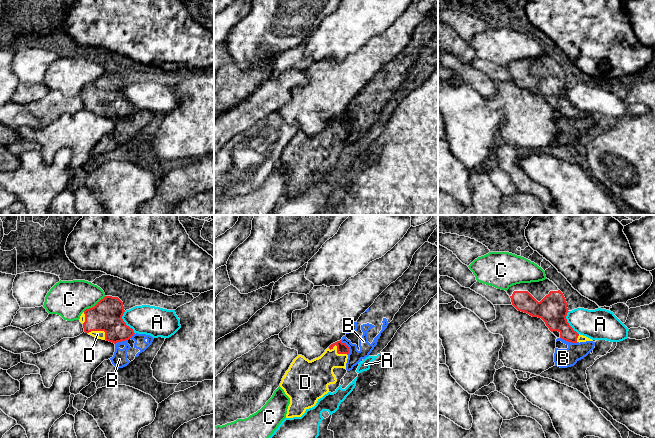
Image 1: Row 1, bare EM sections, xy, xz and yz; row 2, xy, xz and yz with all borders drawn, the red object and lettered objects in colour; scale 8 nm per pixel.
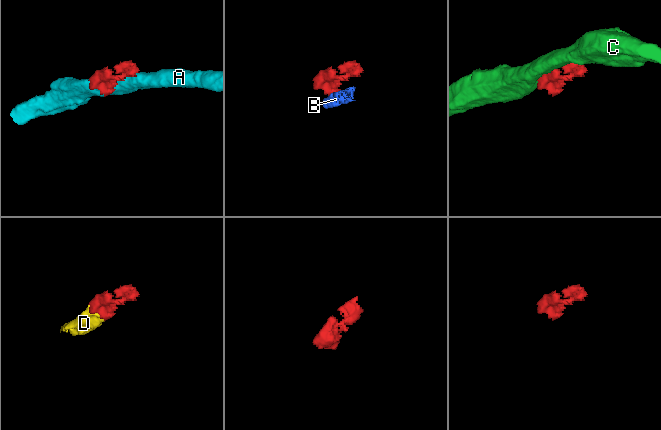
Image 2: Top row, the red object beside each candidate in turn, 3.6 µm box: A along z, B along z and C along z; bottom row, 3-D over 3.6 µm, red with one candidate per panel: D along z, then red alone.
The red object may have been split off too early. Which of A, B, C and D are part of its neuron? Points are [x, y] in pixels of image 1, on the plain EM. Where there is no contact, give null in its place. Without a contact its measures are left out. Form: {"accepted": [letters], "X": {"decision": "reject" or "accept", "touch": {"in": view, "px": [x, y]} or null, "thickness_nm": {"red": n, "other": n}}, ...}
{"accepted": ["D"], "A": {"decision": "reject", "touch": {"in": "xy", "px": [125, 99]}, "thickness_nm": {"red": 240, "other": 240}}, "B": {"decision": "reject", "touch": {"in": "yz", "px": [569, 117]}, "thickness_nm": {"red": 190, "other": 160}}, "C": {"decision": "reject", "touch": {"in": "xy", "px": [95, 81]}, "thickness_nm": {"red": 240, "other": 300}}, "D": {"decision": "accept", "touch": {"in": "xz", "px": [337, 126]}, "thickness_nm": {"red": 90, "other": 240}}}

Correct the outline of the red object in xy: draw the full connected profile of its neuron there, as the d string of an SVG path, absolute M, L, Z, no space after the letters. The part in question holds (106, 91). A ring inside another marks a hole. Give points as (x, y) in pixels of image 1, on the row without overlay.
M105 72L94 83L86 85L79 96L85 109L116 120L135 110L123 97L124 88L123 78L118 73Z

